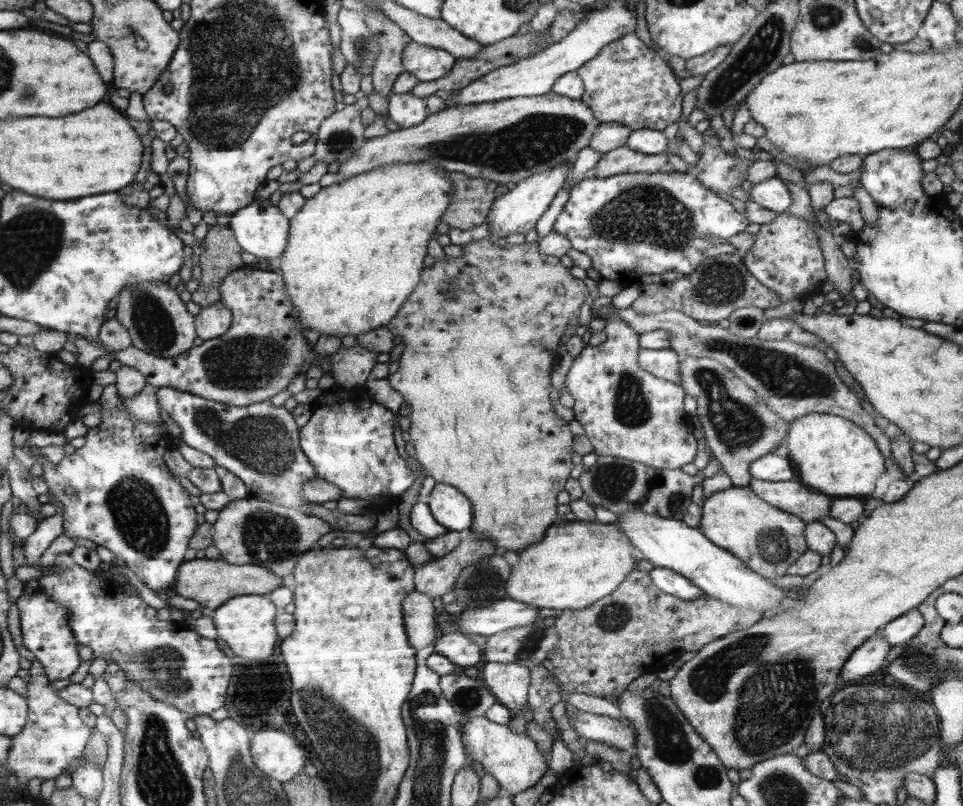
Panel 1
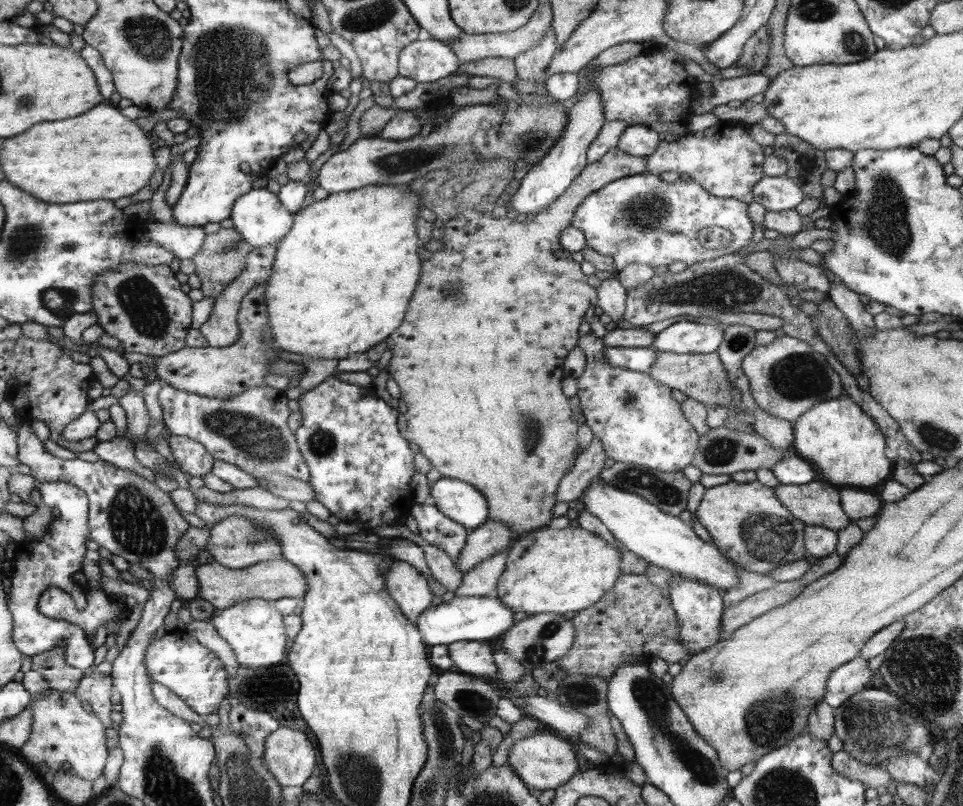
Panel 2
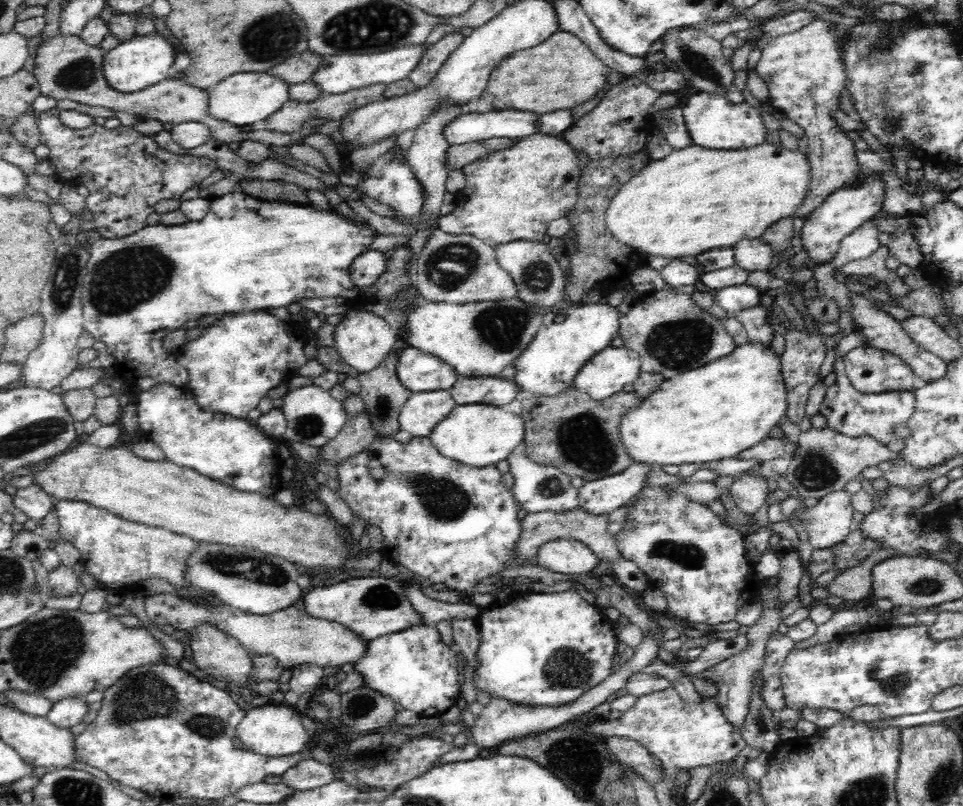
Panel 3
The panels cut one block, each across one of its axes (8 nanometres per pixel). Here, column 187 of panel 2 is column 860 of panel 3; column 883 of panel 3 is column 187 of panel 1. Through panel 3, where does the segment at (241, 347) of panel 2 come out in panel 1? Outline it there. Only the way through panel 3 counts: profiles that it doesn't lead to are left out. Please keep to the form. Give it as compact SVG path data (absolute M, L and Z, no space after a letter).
M245 264L230 272L218 289L220 301L232 311L232 325L218 338L193 346L186 354L162 358L134 345L112 350L101 342L99 347L113 354L122 365L142 372L148 383L156 388L170 386L232 406L268 401L287 388L297 374L305 374L311 366L319 366L316 346L310 346L297 327L294 306L290 304L280 272L254 269Z

